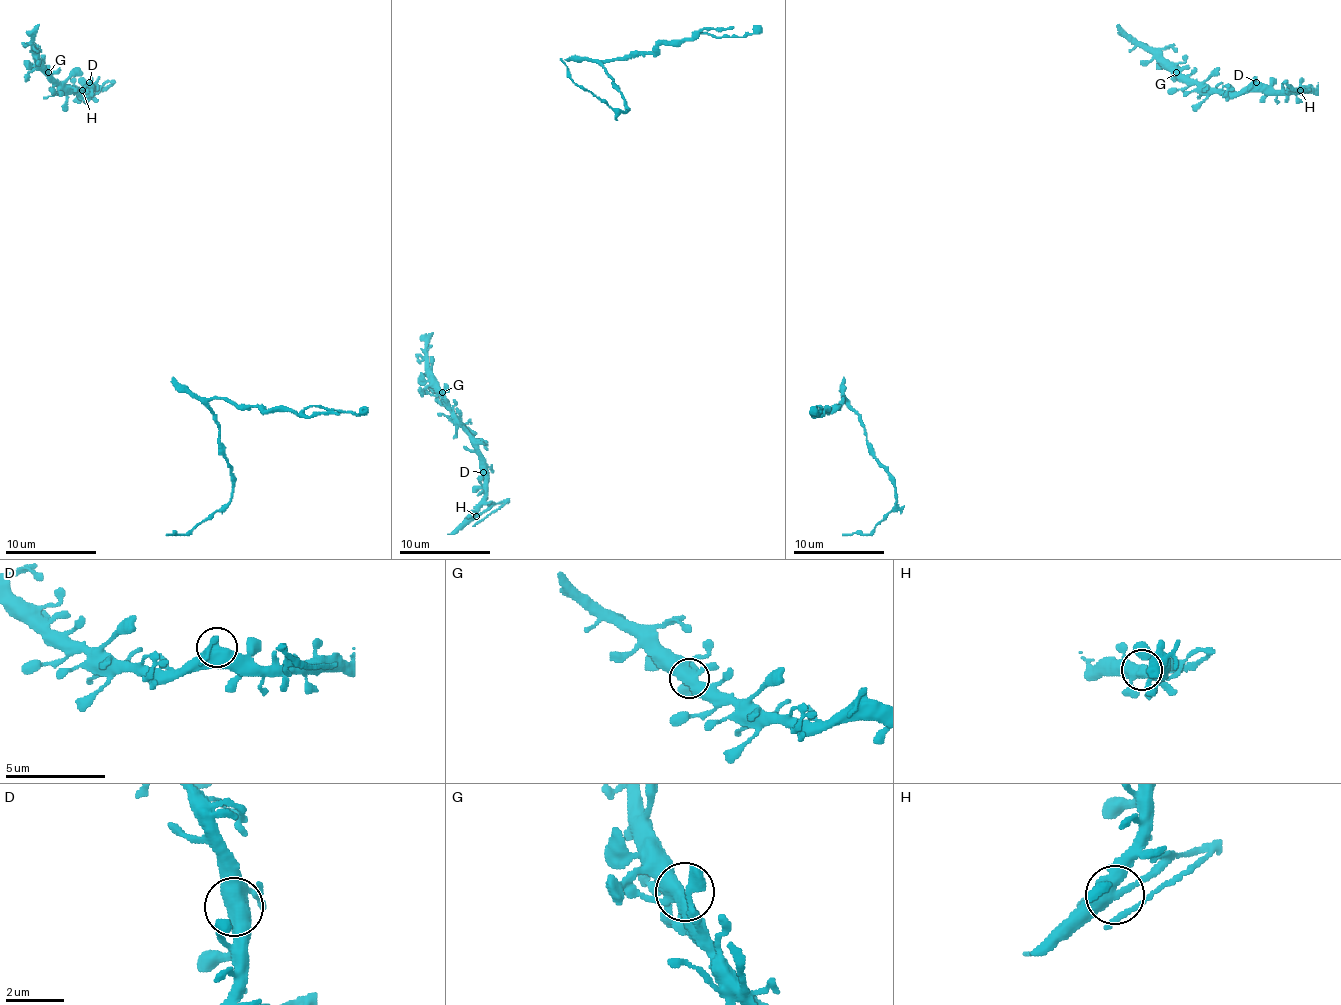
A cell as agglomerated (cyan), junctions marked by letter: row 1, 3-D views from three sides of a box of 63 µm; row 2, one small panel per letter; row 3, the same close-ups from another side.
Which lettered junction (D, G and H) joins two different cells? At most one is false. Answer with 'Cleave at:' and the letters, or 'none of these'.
Cleave at: H

